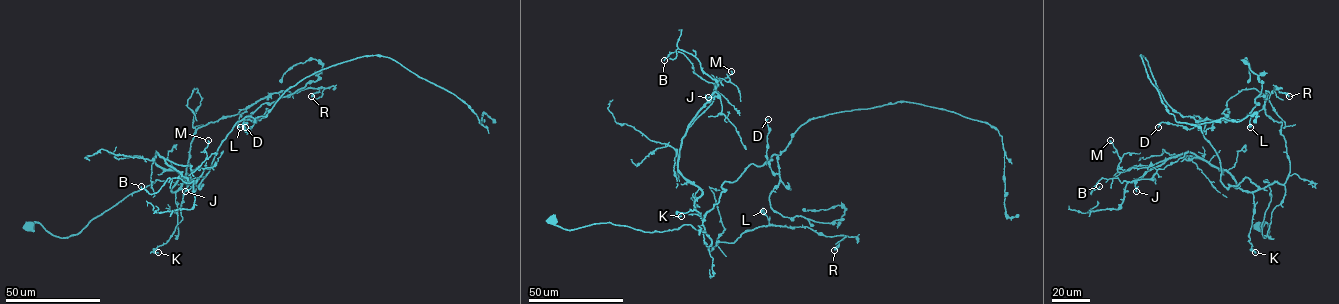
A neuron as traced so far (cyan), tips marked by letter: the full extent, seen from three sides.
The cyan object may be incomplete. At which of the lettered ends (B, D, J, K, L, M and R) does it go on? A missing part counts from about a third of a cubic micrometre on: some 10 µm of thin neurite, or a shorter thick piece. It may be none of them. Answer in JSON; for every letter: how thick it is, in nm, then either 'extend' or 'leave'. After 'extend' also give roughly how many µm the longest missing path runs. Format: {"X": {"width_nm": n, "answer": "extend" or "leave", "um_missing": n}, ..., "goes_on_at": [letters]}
{"B": {"width_nm": 140, "answer": "leave"}, "D": {"width_nm": 180, "answer": "leave"}, "J": {"width_nm": 240, "answer": "leave"}, "K": {"width_nm": 160, "answer": "leave"}, "L": {"width_nm": 420, "answer": "leave"}, "M": {"width_nm": 160, "answer": "leave"}, "R": {"width_nm": 320, "answer": "leave"}, "goes_on_at": []}

